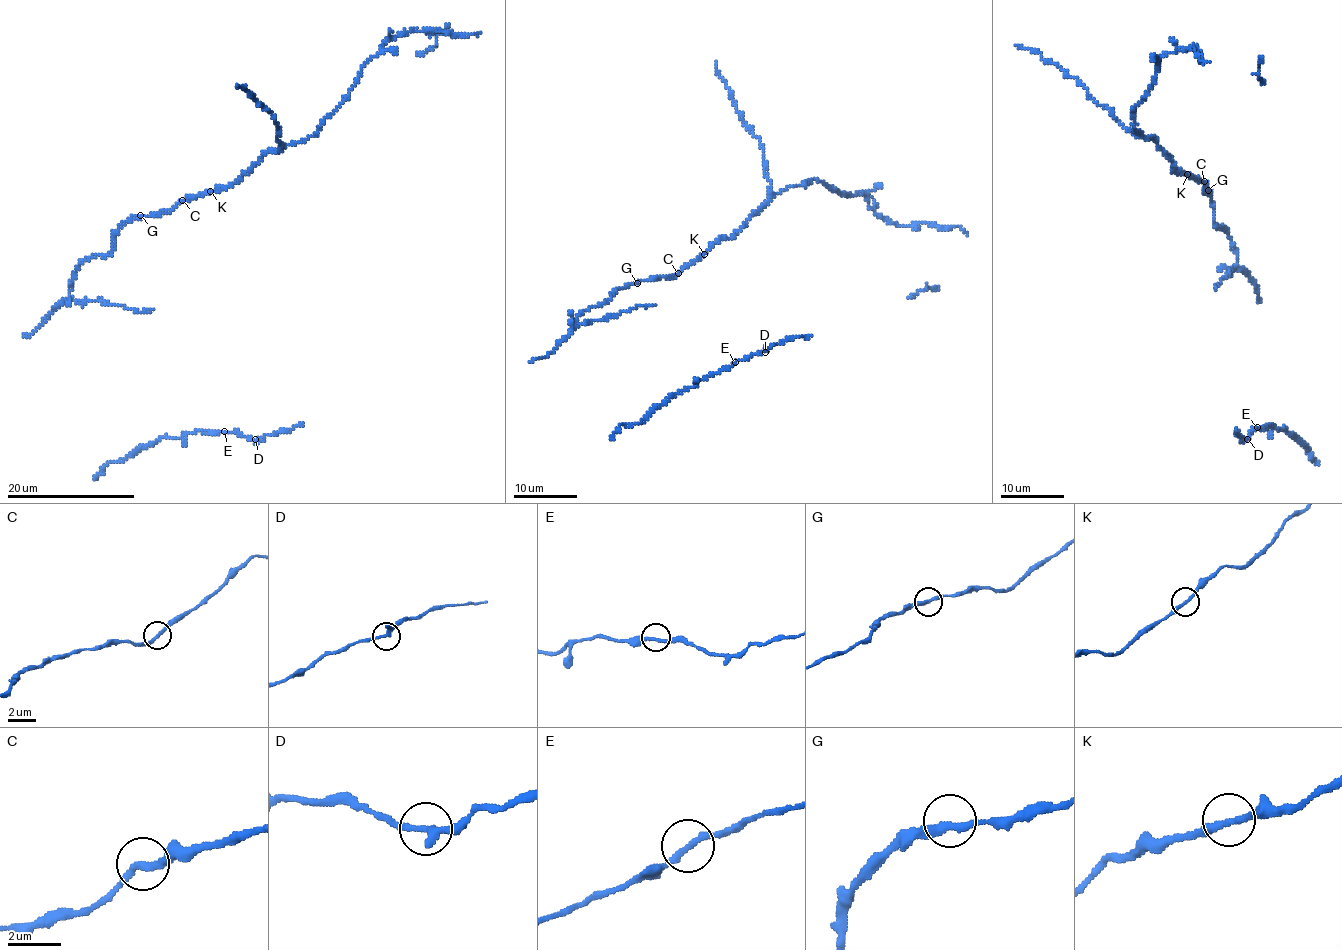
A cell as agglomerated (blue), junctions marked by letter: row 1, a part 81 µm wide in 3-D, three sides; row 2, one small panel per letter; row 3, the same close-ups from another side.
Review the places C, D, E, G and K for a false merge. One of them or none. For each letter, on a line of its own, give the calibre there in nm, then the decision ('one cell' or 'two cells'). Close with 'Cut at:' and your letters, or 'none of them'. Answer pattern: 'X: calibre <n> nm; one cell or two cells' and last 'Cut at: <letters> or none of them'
C: calibre 260 nm; one cell
D: calibre 240 nm; one cell
E: calibre 240 nm; one cell
G: calibre 280 nm; one cell
K: calibre 240 nm; two cells
Cut at: K

